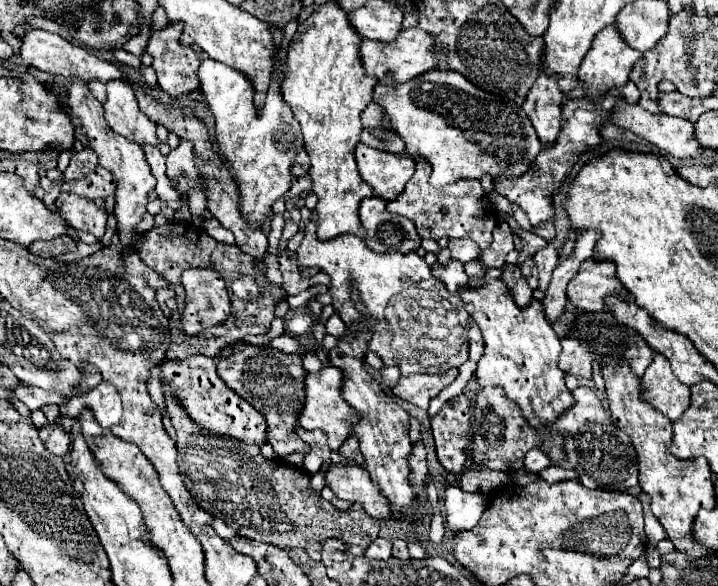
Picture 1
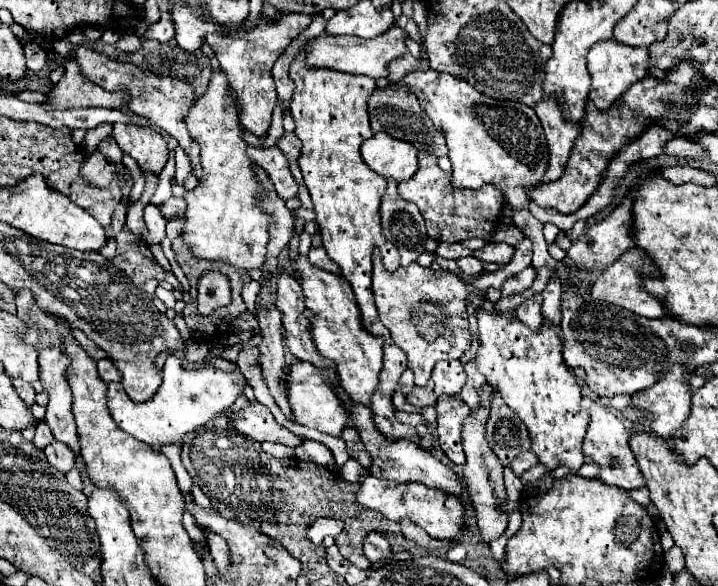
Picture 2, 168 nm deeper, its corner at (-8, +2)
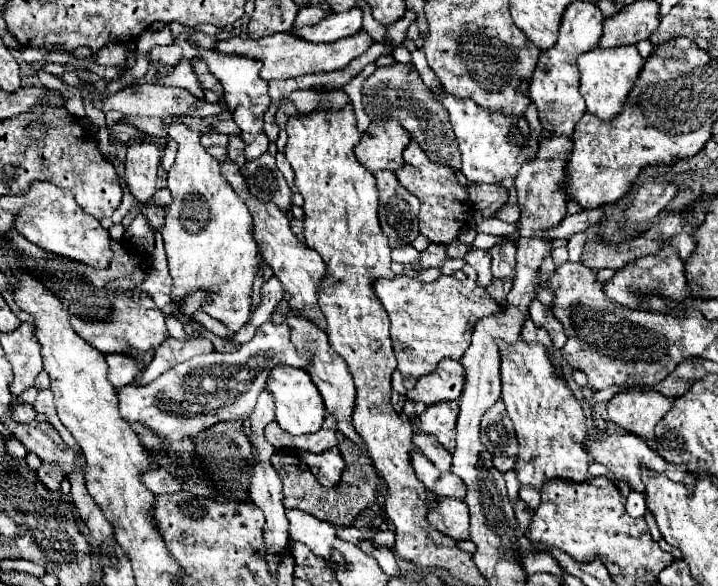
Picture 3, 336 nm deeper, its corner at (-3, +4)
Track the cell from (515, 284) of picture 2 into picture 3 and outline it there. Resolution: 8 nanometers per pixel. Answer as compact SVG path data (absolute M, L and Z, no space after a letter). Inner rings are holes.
M493 280L489 286L487 286L487 292L493 300L497 300L499 304L503 304L503 300L507 298L507 292L511 290L511 282L501 282L501 280Z

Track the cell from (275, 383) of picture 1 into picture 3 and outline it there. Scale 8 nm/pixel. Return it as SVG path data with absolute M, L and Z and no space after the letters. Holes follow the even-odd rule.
M331 448L323 454L311 454L311 452L299 450L299 456L309 466L309 470L317 476L317 480L329 488L341 480L343 470L347 468L345 460L339 454L339 448Z

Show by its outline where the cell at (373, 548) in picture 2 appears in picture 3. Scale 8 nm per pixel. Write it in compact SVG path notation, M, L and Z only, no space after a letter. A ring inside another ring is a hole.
M347 526L347 528L337 528L337 532L335 532L341 540L345 540L345 542L351 542L351 544L359 544L361 540L363 540L363 534L355 528L355 526Z

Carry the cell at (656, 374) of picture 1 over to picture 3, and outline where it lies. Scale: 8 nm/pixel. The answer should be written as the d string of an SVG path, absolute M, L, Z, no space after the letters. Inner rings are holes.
M627 390L607 402L607 418L629 434L653 440L653 428L671 408L671 400L657 390Z

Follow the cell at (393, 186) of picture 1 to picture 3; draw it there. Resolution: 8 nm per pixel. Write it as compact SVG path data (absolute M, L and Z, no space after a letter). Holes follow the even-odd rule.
M371 120L367 132L361 136L361 142L355 146L355 155L371 172L397 172L403 166L401 152L409 144L409 138L409 132L393 120Z

